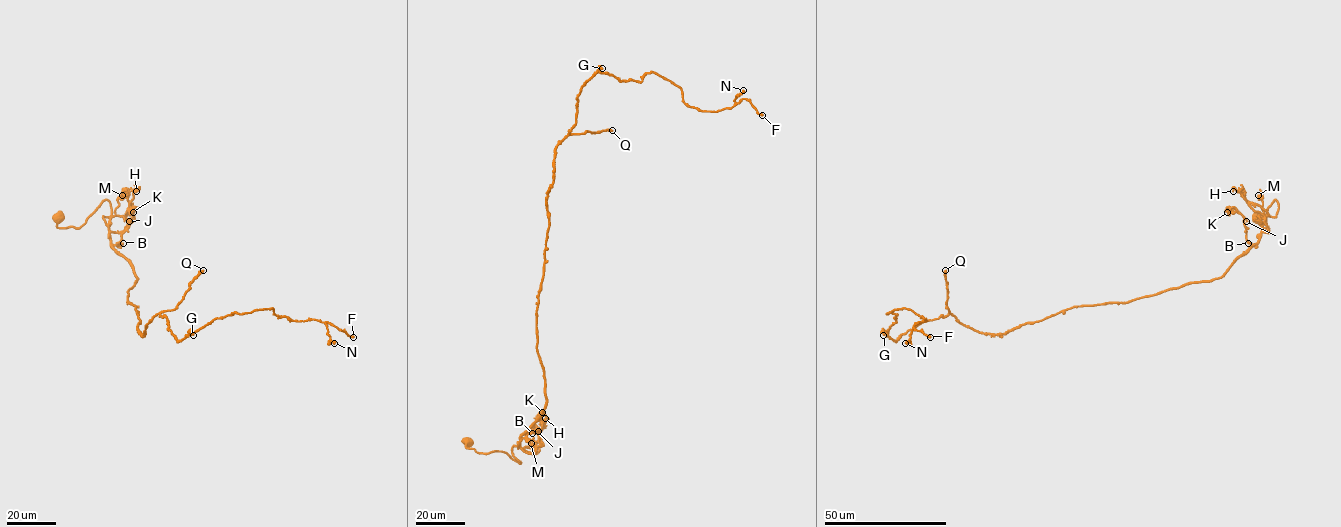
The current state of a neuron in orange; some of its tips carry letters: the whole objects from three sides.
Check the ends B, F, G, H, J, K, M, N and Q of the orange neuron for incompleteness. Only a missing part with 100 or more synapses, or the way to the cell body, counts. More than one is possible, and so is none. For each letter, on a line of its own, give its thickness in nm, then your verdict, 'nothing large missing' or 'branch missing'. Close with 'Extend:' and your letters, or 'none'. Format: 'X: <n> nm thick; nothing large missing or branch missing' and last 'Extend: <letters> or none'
B: 130 nm thick; nothing large missing
F: 440 nm thick; nothing large missing
G: 320 nm thick; nothing large missing
H: 110 nm thick; nothing large missing
J: 140 nm thick; nothing large missing
K: 160 nm thick; nothing large missing
M: 200 nm thick; nothing large missing
N: 550 nm thick; nothing large missing
Q: 320 nm thick; branch missing
Extend: Q

